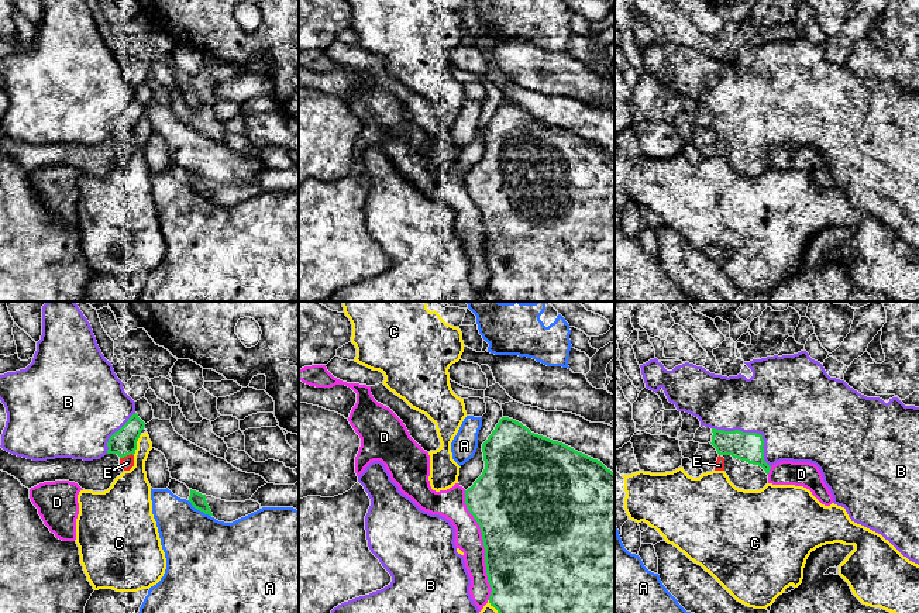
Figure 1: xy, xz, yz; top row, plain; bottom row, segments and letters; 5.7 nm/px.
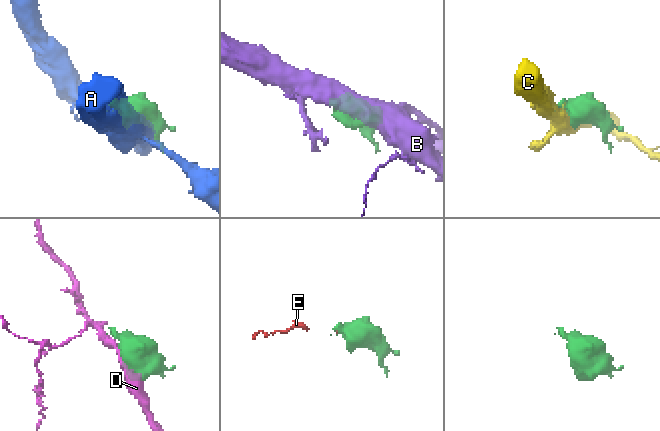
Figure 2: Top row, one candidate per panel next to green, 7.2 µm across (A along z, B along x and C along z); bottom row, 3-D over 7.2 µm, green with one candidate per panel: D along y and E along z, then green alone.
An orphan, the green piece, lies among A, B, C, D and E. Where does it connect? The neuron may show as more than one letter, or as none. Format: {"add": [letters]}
{"add": []}

